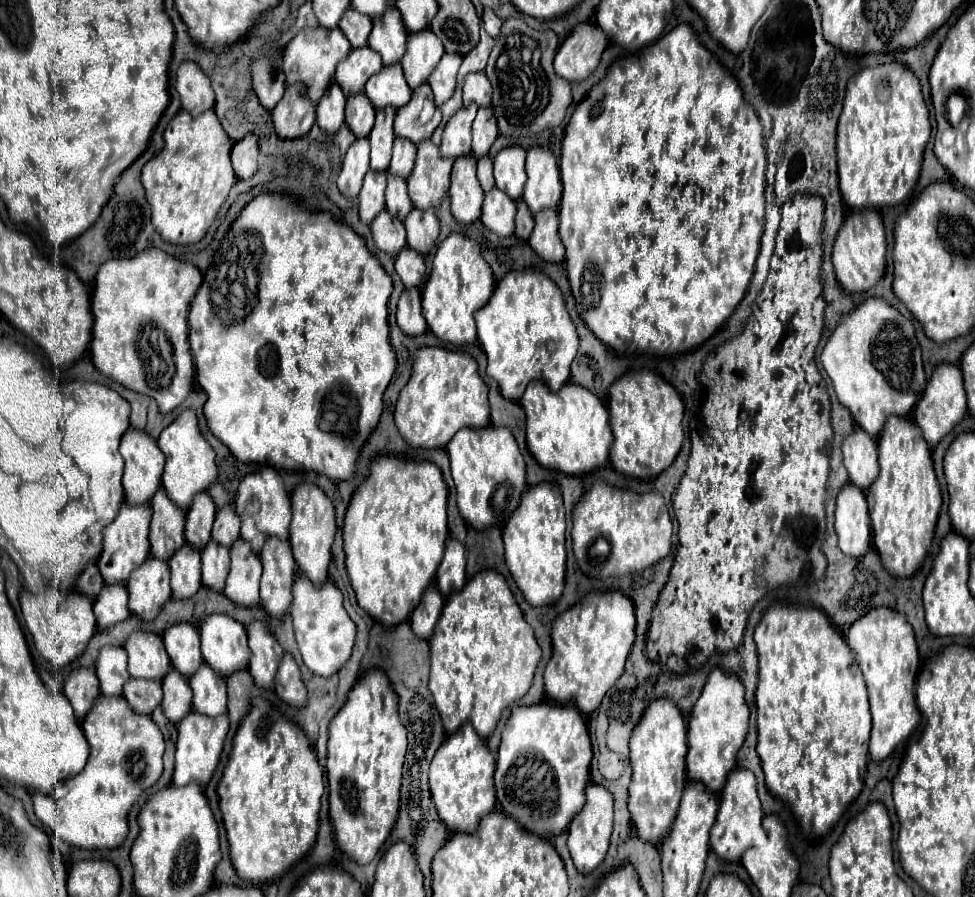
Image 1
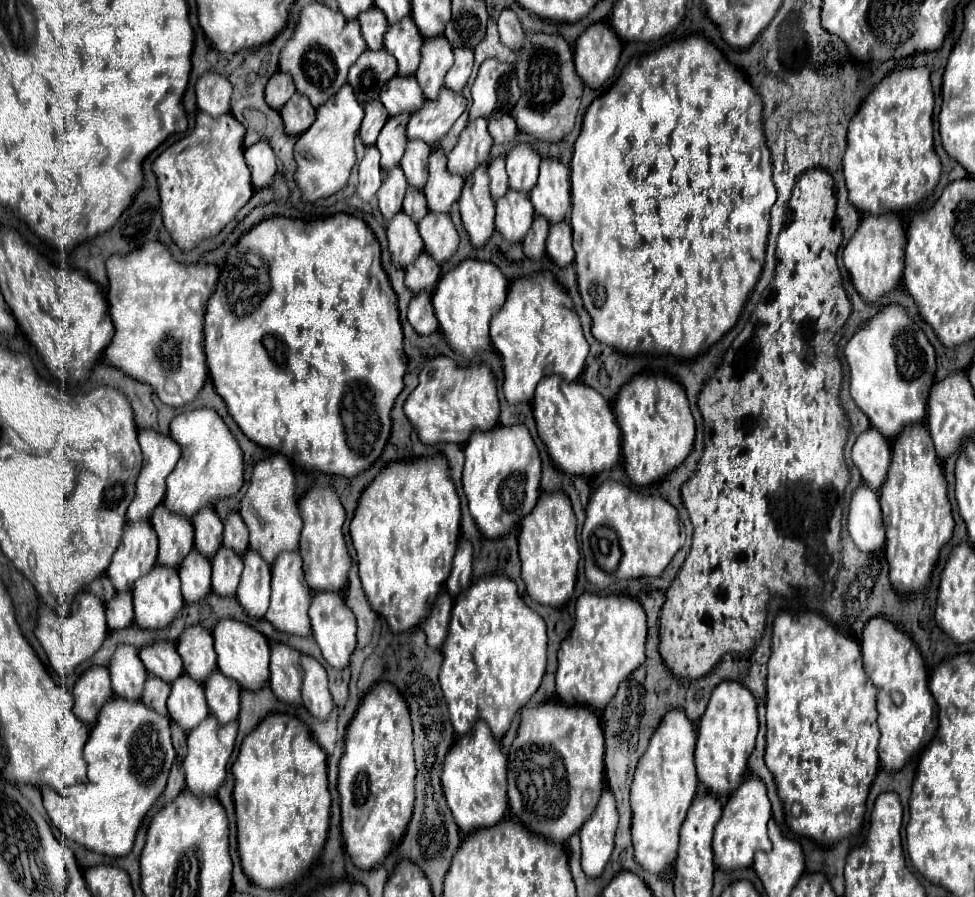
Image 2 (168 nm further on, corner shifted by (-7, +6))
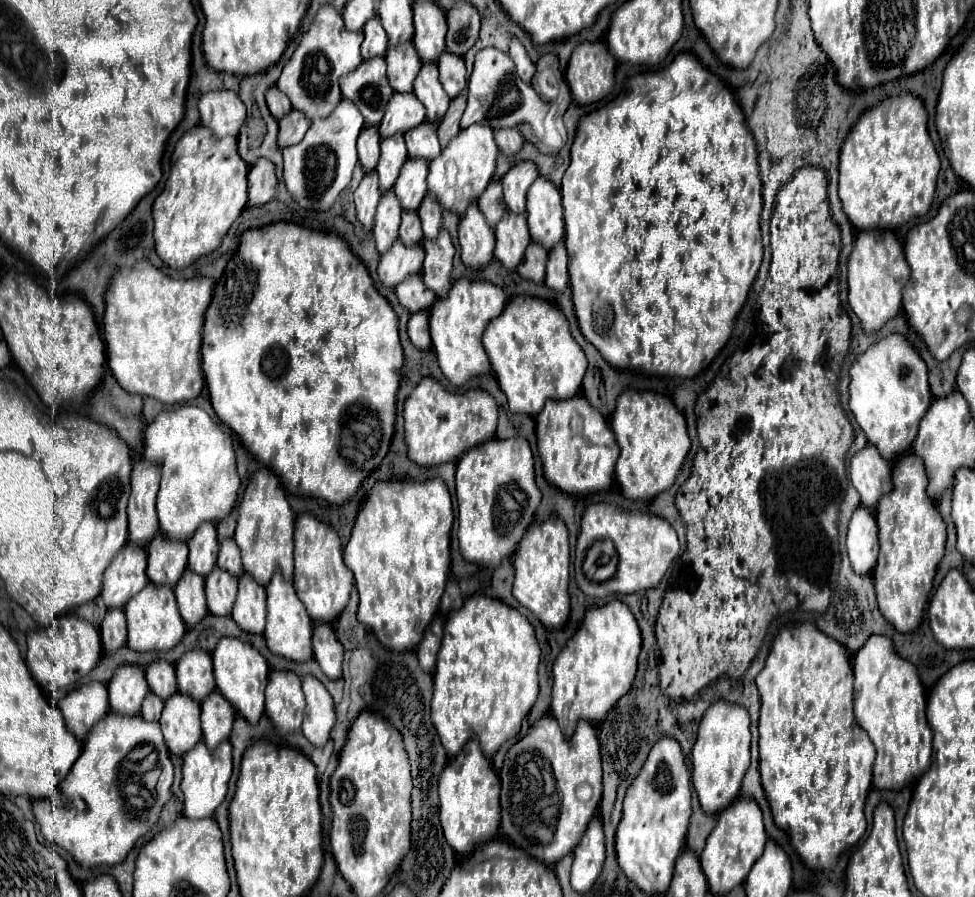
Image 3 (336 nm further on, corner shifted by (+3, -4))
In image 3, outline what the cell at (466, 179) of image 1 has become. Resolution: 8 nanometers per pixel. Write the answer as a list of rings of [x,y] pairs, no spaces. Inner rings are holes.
[[[473,202],[459,220],[461,260],[465,266],[481,268],[493,258],[493,228],[487,224],[479,206]]]

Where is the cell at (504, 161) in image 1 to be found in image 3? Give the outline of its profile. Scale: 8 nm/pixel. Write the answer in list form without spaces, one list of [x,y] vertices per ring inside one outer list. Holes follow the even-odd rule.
[[[529,160],[517,162],[503,176],[503,180],[501,180],[503,196],[505,196],[505,204],[511,212],[525,212],[525,194],[537,176],[539,176],[539,170]]]

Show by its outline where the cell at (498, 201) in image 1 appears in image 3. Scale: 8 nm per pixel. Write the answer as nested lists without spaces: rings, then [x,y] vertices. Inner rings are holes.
[[[507,210],[501,222],[495,226],[495,258],[501,260],[505,268],[515,268],[521,262],[529,240],[527,216]]]

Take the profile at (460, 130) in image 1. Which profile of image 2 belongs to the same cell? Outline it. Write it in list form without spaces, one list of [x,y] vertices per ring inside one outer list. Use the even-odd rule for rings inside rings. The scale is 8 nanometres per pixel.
[[[479,118],[469,122],[461,132],[457,146],[447,156],[449,172],[455,172],[467,178],[477,166],[489,162],[491,146],[493,146],[493,140],[487,130],[487,120]]]

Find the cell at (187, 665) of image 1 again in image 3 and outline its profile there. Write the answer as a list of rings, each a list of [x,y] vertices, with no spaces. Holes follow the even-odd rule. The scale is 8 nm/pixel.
[[[189,650],[175,662],[177,688],[181,694],[191,696],[193,700],[205,698],[209,690],[215,688],[213,664],[205,650]]]

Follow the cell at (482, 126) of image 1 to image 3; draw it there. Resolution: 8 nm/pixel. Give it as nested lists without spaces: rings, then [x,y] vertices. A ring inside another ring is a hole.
[[[501,128],[501,130],[493,130],[493,138],[495,138],[495,144],[497,144],[499,152],[505,154],[505,156],[515,154],[515,152],[523,146],[523,142],[525,142],[517,128]]]

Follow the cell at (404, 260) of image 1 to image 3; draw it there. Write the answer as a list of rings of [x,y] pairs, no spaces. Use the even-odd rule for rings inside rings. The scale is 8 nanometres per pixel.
[[[411,274],[411,276],[407,276],[401,284],[395,286],[395,294],[397,294],[399,302],[401,302],[409,312],[429,310],[429,306],[433,306],[435,298],[437,298],[429,288],[425,288],[421,274]]]

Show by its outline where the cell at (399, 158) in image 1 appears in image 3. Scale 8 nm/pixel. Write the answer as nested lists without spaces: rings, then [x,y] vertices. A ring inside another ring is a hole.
[[[407,158],[405,166],[401,166],[399,178],[393,186],[403,210],[417,210],[421,200],[427,194],[427,160]]]

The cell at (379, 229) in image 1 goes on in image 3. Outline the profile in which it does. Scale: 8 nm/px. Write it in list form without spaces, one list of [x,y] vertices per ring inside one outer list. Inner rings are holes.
[[[399,238],[391,244],[391,248],[381,254],[377,274],[381,282],[389,288],[395,288],[409,274],[419,274],[423,262],[421,244],[405,244]]]

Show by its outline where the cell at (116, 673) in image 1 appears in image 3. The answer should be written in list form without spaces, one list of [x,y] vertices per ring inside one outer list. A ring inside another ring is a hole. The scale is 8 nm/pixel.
[[[121,664],[113,672],[113,678],[107,684],[109,706],[115,714],[135,716],[141,710],[141,702],[149,692],[145,682],[145,672],[133,664]]]

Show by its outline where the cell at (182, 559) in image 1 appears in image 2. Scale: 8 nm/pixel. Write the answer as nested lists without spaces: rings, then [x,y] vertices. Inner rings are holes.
[[[195,548],[187,554],[187,558],[179,566],[181,590],[187,604],[201,600],[211,592],[211,562],[199,554]]]

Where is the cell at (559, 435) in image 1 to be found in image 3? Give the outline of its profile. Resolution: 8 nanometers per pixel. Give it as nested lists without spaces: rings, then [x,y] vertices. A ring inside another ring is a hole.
[[[581,396],[549,400],[535,418],[537,448],[545,480],[567,494],[591,494],[607,490],[613,482],[613,466],[619,458],[617,440],[599,410],[593,410]]]

